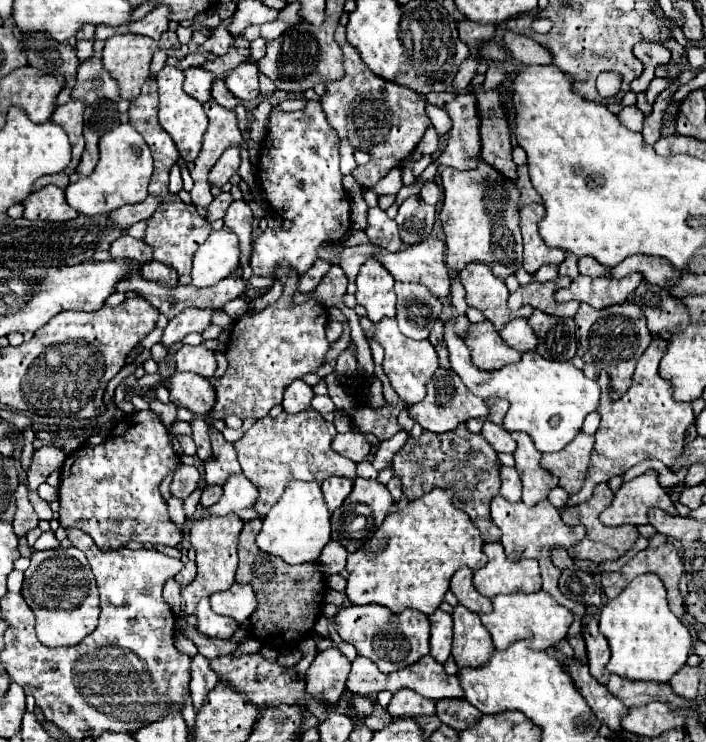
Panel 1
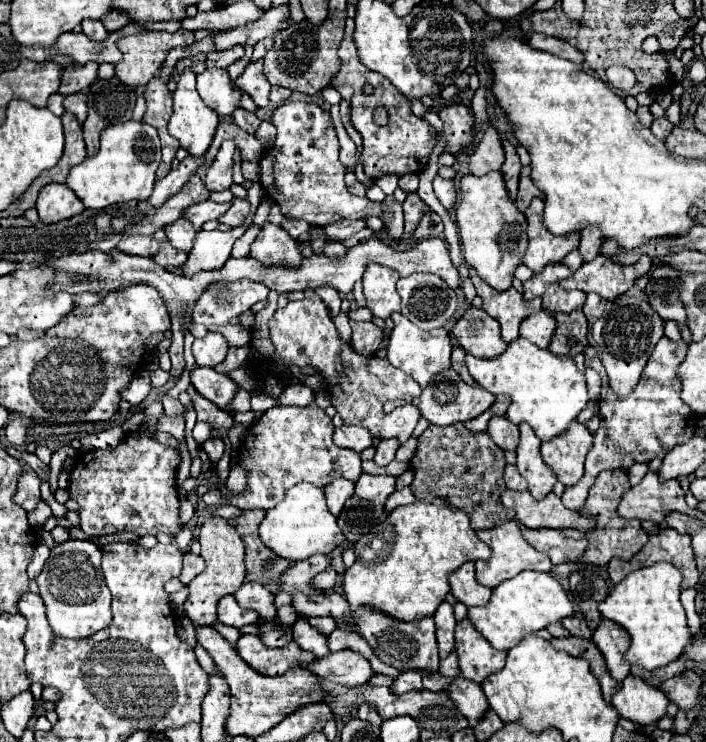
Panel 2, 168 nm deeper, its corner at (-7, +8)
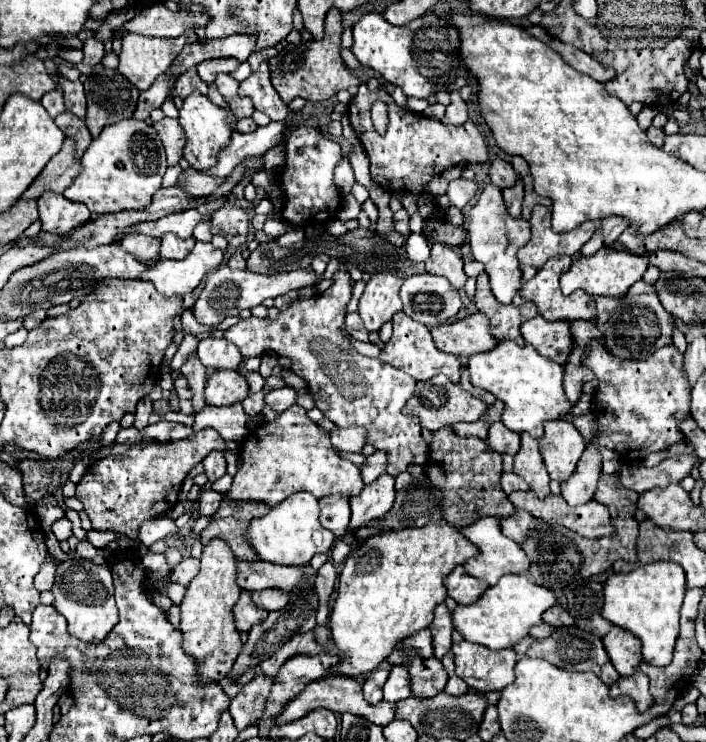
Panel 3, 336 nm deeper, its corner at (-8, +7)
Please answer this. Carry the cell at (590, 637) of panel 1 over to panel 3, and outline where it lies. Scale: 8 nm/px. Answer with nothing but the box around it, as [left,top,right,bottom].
[602,627,642,675]

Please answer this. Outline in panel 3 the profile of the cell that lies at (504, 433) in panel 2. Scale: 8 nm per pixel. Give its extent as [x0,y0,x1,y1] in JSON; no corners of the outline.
[488,421,520,455]

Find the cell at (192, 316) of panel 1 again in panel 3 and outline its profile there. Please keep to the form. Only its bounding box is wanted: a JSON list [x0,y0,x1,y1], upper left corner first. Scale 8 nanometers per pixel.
[194,265,320,325]

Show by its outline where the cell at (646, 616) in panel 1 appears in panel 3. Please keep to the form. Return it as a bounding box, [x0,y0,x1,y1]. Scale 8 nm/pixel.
[602,561,686,665]

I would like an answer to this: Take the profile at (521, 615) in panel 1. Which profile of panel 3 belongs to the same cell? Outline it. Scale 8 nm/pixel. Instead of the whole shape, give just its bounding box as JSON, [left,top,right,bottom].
[452,575,554,649]

